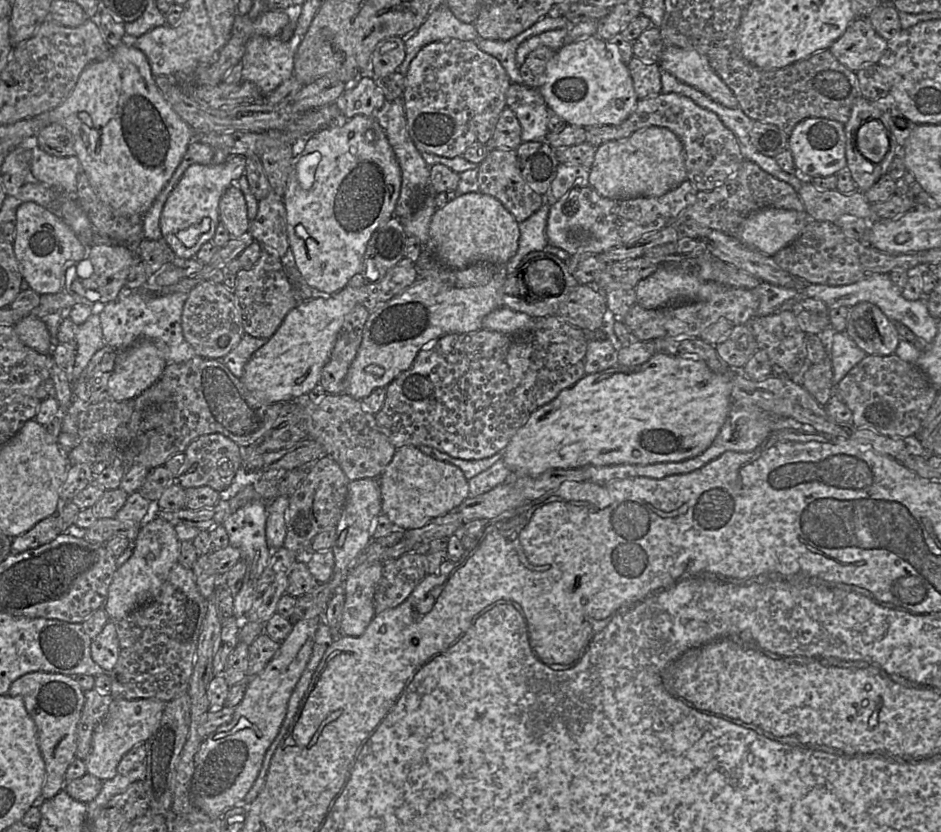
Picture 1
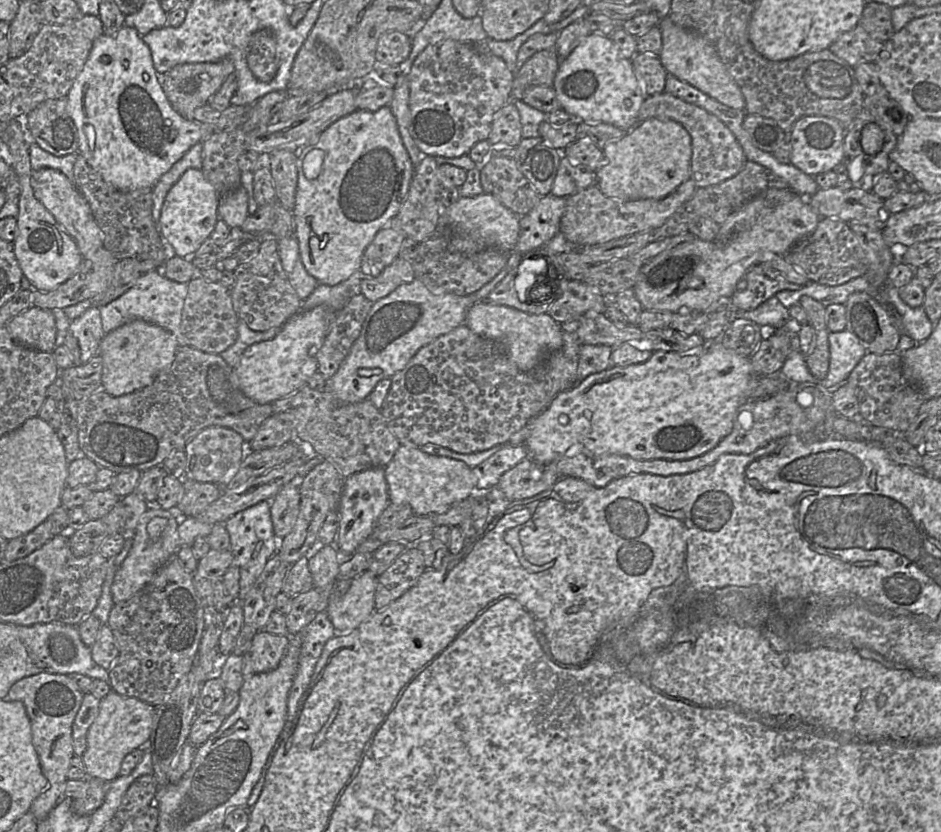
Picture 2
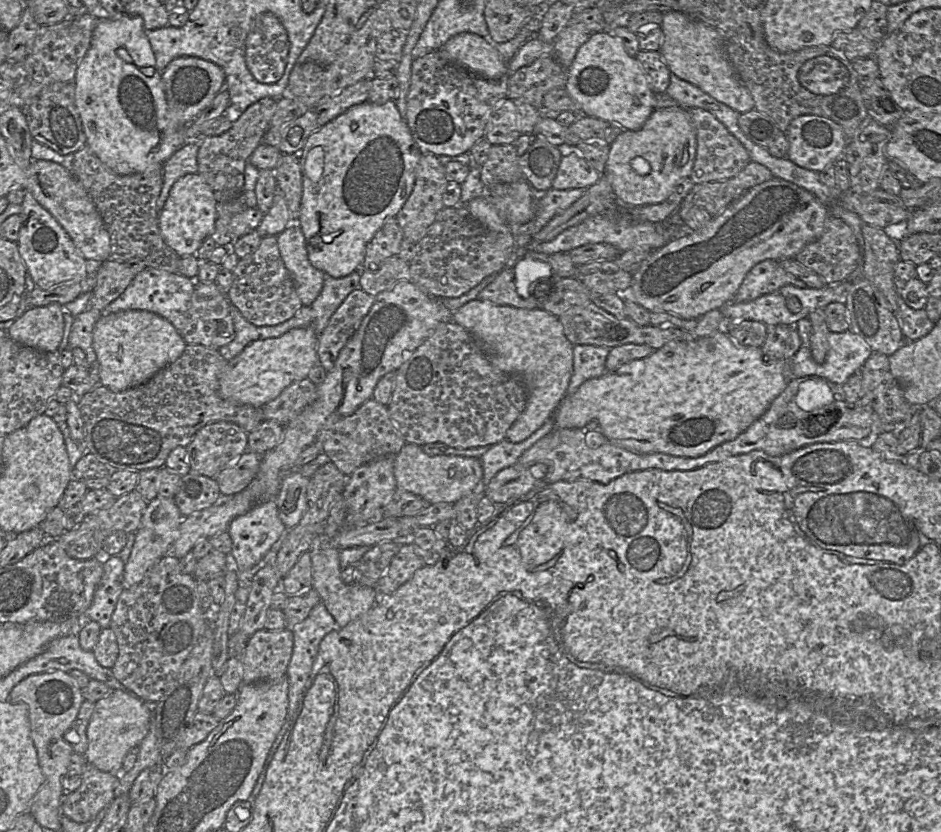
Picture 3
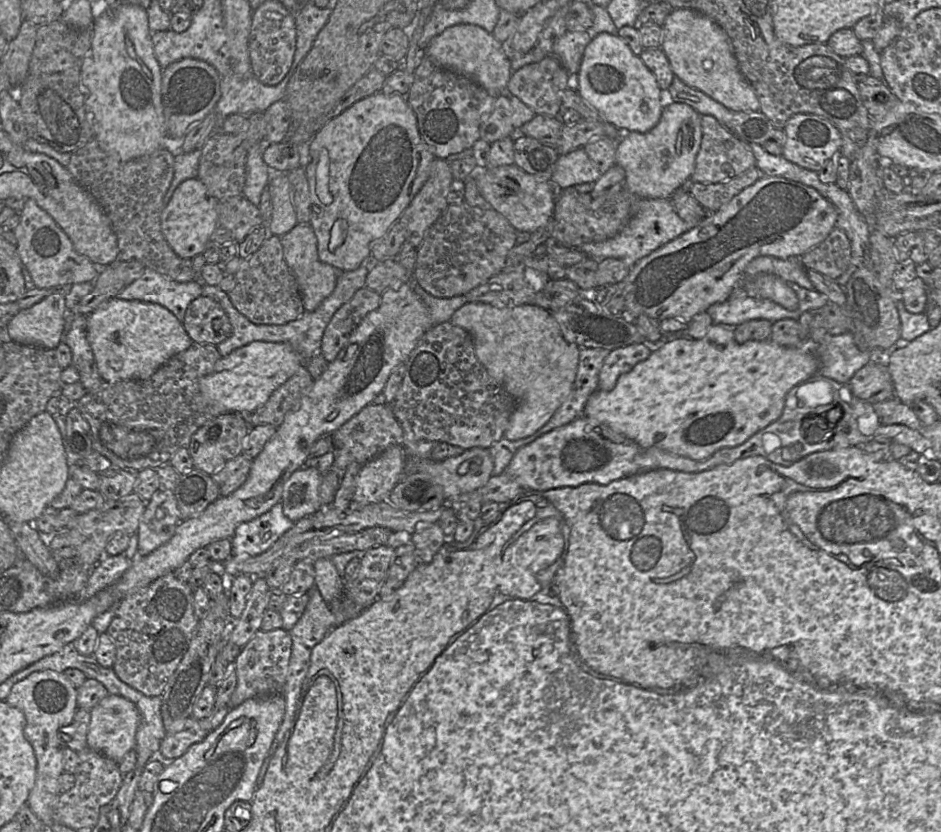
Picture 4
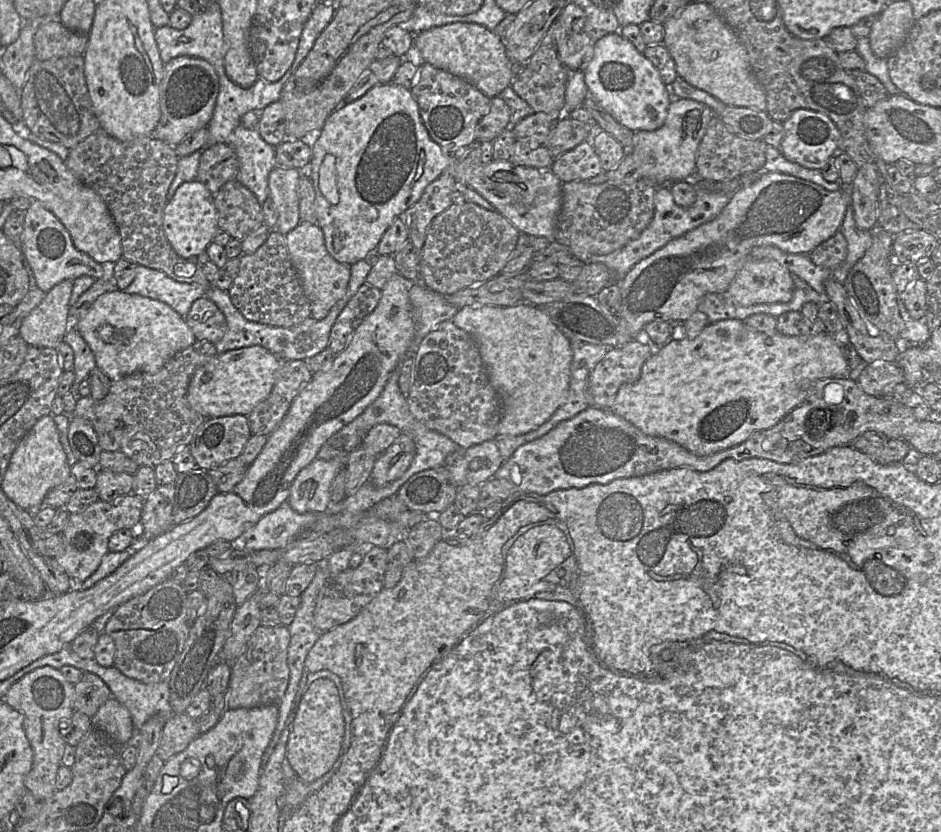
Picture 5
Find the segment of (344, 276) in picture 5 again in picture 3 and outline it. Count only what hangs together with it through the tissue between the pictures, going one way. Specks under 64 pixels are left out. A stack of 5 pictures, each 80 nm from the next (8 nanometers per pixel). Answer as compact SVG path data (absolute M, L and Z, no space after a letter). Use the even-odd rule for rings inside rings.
M292 222L277 236L277 244L302 306L312 304L322 290L325 274L311 265L302 230Z

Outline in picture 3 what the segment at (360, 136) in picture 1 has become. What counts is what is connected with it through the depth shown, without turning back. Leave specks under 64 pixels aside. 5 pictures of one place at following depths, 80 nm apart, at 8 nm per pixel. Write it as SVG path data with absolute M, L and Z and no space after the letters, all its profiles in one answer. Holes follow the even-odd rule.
M394 100L388 101L383 105L375 105L370 102L355 105L309 136L299 160L302 172L302 198L297 225L305 237L308 259L314 268L322 271L325 276L333 278L342 278L360 269L367 244L388 218L396 217L409 198L414 188L416 168L421 156L422 152L417 146L407 122L401 117Z

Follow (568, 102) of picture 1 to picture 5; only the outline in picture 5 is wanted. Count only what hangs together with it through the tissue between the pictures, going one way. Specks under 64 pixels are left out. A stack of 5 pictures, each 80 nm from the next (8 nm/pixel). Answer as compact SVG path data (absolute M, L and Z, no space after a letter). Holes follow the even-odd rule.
M620 31L594 43L594 56L585 70L585 83L599 105L632 131L653 131L666 120L671 102L659 71Z

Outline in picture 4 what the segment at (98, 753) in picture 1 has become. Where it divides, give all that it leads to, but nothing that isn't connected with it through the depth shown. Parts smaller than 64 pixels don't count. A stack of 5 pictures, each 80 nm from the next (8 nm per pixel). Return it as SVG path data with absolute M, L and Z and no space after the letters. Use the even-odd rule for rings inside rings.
M108 694L90 710L87 747L119 763L129 750L135 749L140 721L140 712L133 702L122 696Z

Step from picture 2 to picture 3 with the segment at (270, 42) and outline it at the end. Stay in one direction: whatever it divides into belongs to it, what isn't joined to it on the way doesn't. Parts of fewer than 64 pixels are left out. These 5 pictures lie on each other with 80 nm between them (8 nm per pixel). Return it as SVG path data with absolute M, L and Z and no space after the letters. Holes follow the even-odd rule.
M271 12L255 17L246 39L246 65L260 83L273 84L285 71L289 39L280 20Z

